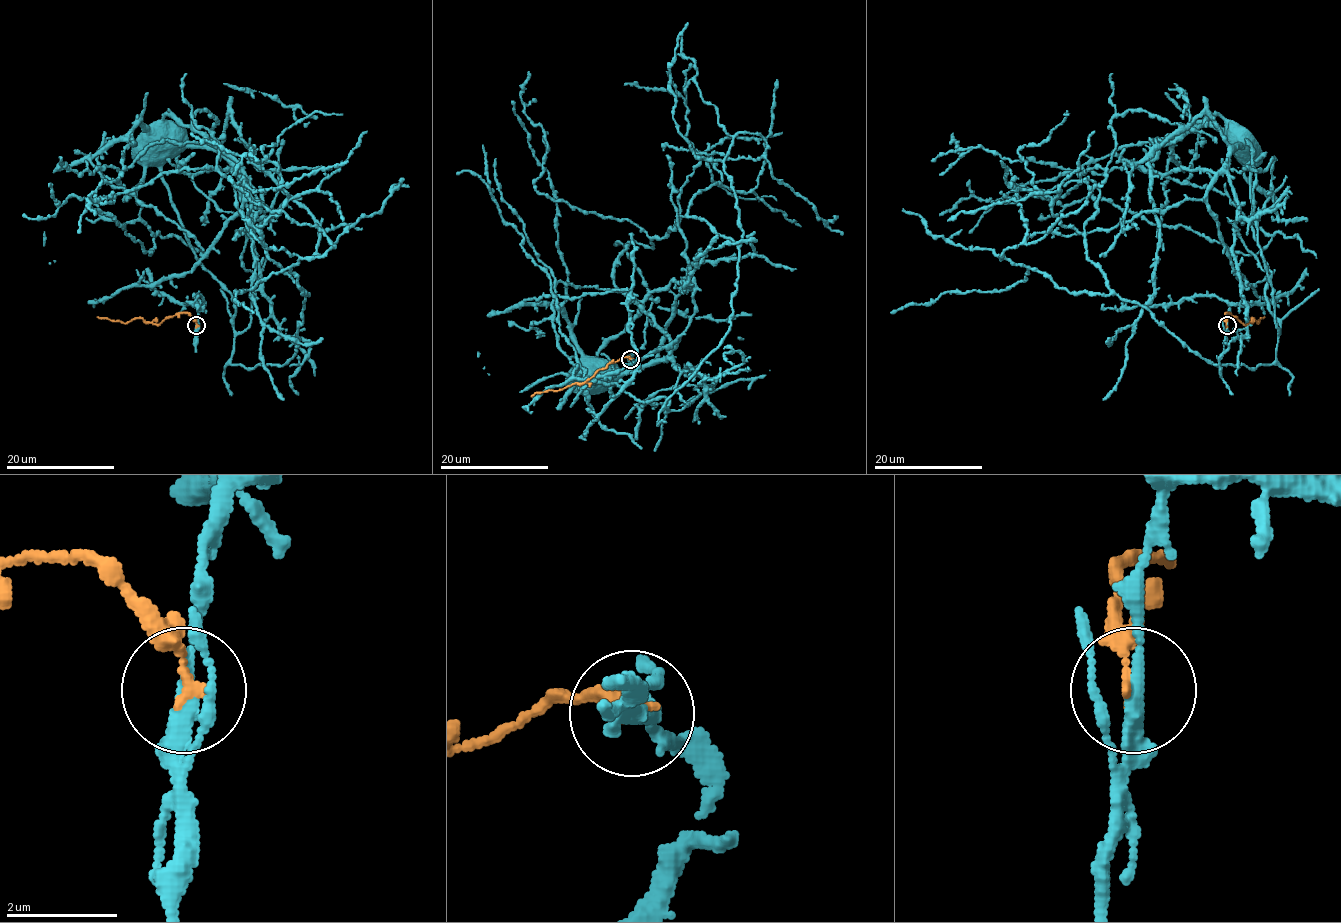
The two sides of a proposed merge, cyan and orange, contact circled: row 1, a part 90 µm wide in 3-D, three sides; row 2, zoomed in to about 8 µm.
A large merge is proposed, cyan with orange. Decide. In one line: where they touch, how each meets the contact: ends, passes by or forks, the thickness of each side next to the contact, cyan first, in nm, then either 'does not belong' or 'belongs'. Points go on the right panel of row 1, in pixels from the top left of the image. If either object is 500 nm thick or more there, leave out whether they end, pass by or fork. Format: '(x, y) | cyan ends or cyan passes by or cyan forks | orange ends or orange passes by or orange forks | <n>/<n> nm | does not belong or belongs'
(1227, 325) | cyan passes by | orange ends | 280/160 nm | does not belong

